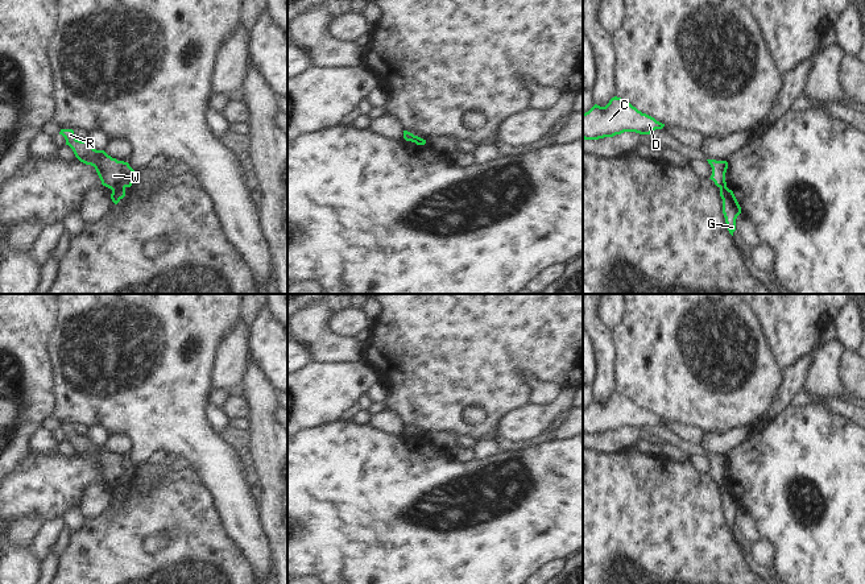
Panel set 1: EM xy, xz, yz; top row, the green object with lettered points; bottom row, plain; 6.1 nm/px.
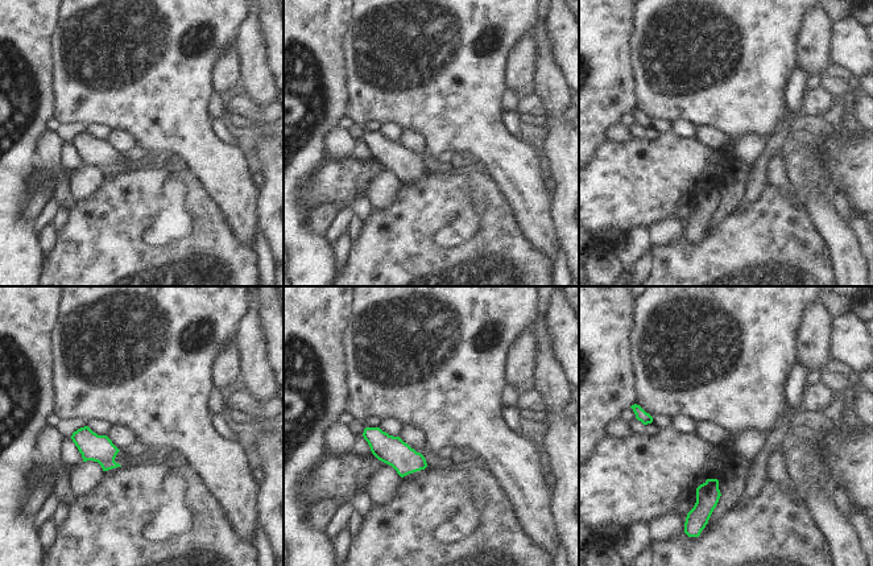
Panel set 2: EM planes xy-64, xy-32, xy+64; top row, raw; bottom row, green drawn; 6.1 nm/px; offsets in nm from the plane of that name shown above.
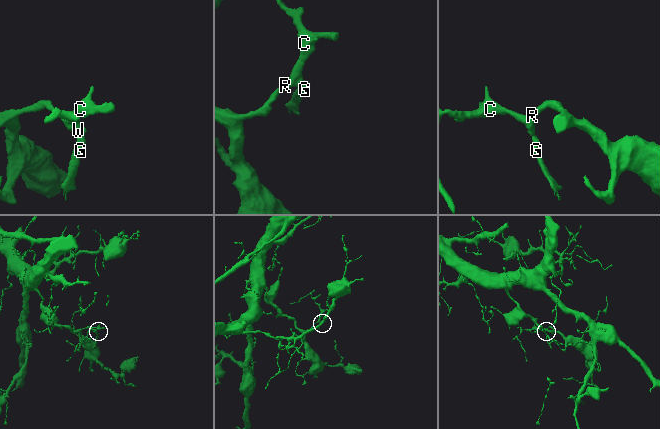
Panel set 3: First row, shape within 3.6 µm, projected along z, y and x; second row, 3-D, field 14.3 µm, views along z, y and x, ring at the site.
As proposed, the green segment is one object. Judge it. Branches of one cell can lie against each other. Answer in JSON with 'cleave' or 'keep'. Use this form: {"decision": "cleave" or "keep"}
{"decision": "cleave"}

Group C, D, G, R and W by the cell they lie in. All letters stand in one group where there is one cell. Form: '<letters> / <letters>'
C D R W / G

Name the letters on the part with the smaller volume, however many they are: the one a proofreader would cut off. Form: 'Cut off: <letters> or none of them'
Cut off: G

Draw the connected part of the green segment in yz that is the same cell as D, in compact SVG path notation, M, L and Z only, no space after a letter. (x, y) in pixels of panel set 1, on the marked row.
M617 96L612 98L605 107L595 104L588 112L583 113L584 140L613 137L624 132L650 134L663 127L665 124L642 113L630 103Z

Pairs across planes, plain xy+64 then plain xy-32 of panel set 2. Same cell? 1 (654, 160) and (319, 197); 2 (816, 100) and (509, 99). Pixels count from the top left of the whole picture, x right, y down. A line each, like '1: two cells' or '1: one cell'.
1: one cell
2: two cells

